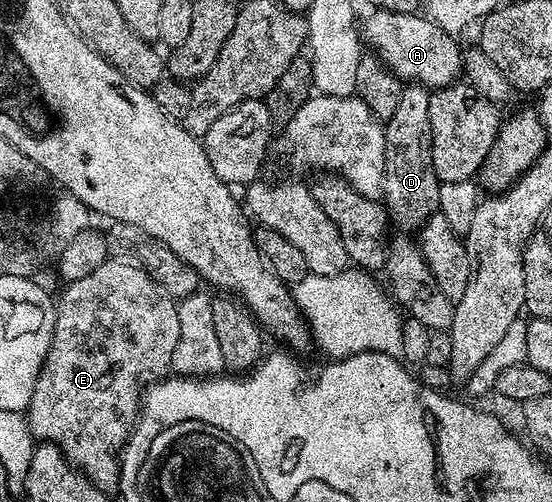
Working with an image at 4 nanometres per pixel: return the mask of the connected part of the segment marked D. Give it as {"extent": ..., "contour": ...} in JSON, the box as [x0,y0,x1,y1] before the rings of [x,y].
{"extent":[383,83,441,234],"contour":[[[409,83],[404,86],[399,95],[399,103],[395,106],[395,115],[391,115],[384,122],[385,127],[385,178],[383,179],[383,204],[388,217],[393,225],[401,233],[413,233],[416,234],[420,230],[421,226],[425,224],[425,220],[428,217],[432,217],[434,213],[439,210],[439,187],[441,182],[438,181],[435,175],[435,167],[431,163],[431,99],[429,98],[430,90],[426,89],[424,85],[419,85],[416,83]]]}

